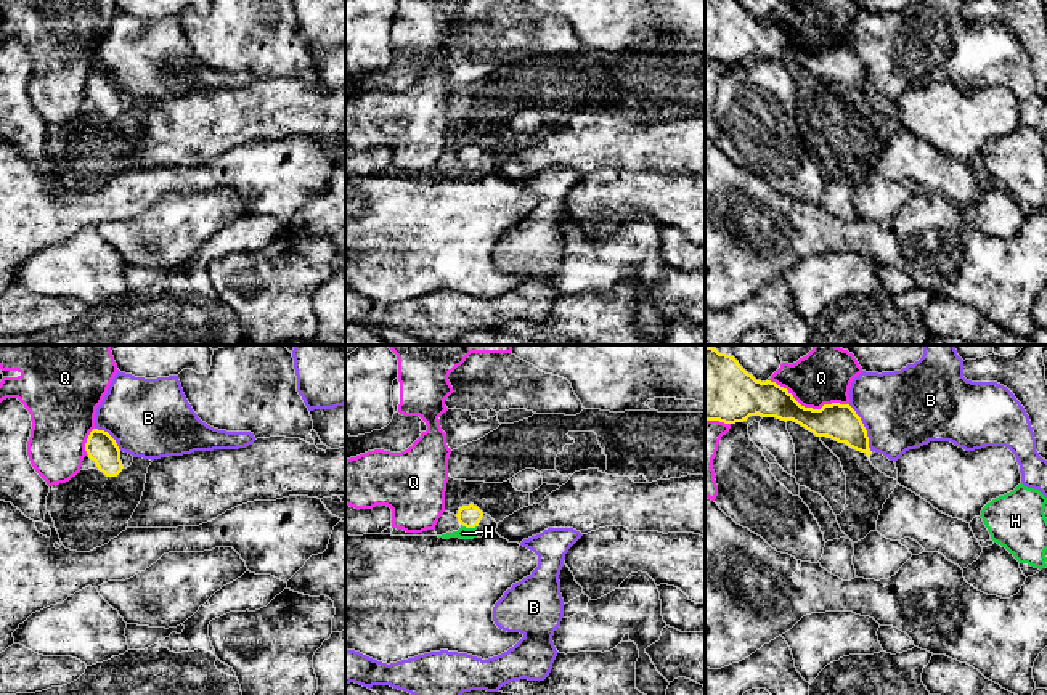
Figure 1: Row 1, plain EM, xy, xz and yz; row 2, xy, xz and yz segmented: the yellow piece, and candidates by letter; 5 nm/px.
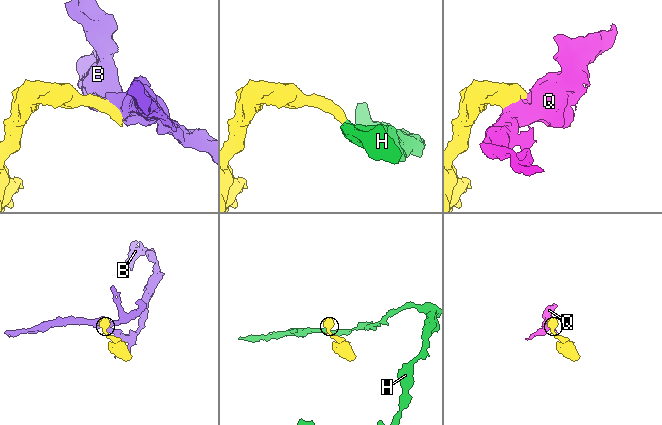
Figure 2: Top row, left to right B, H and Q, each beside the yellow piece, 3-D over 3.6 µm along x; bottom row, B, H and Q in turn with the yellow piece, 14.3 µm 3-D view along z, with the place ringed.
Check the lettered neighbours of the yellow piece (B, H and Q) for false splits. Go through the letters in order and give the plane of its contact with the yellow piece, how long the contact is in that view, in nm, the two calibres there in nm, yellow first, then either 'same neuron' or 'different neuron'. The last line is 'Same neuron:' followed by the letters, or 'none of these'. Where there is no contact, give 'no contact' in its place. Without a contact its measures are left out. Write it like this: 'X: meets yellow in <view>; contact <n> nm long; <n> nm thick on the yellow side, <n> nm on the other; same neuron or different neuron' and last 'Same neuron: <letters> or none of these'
B: meets yellow in yz; contact 260 nm long; 190 nm thick on the yellow side, 400 nm on the other; different neuron
H: meets yellow in xz; contact 80 nm long; 110 nm thick on the yellow side, 60 nm on the other; same neuron
Q: meets yellow in yz; contact 420 nm long; 190 nm thick on the yellow side, 240 nm on the other; different neuron
Same neuron: H

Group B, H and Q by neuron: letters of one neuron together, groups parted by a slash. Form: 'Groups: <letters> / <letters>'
Groups: B / H / Q

